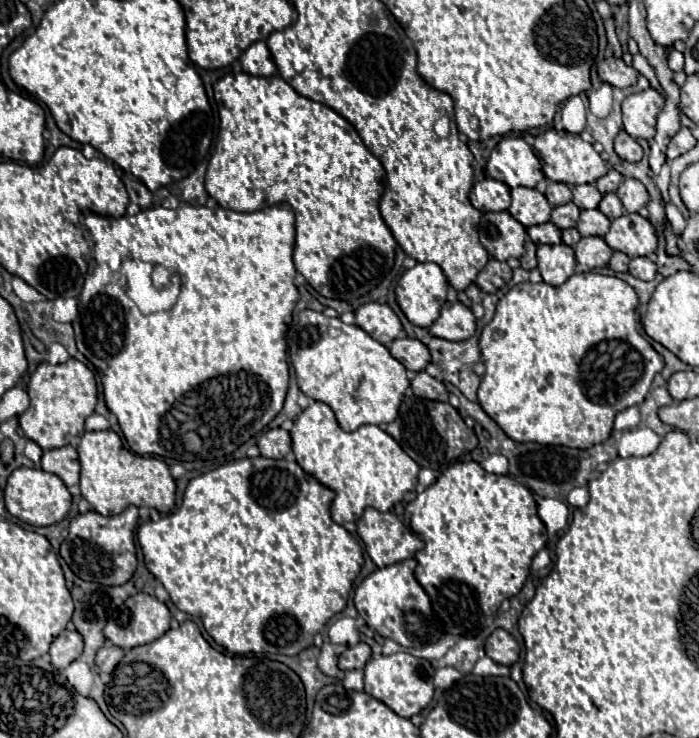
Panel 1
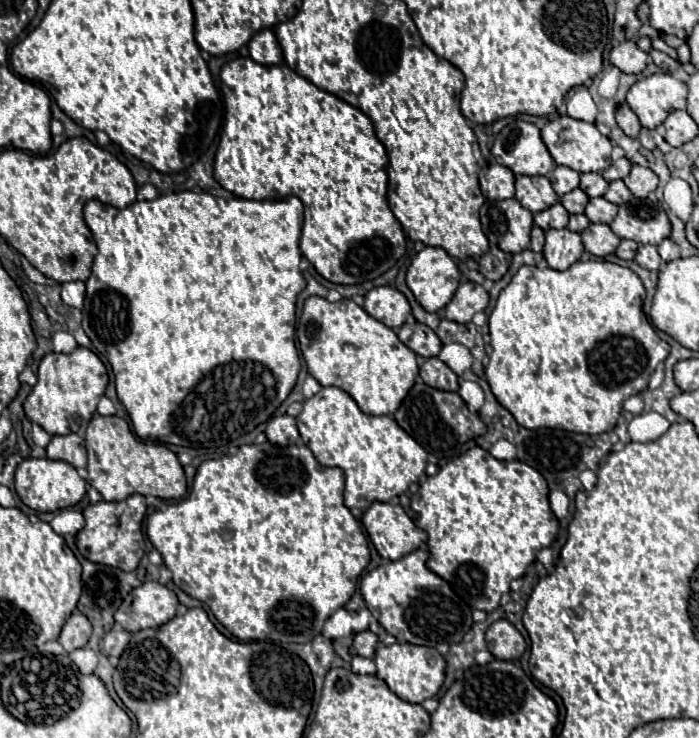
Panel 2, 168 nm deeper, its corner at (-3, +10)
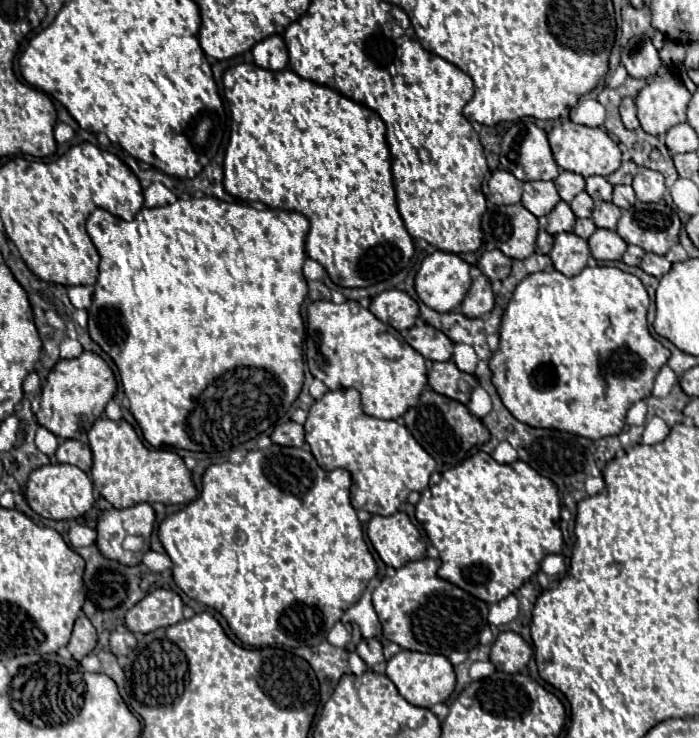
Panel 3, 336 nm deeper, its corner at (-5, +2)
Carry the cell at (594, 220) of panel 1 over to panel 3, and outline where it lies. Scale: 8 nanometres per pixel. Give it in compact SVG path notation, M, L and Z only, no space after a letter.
M598 202L598 204L594 206L592 222L594 222L598 228L614 230L618 218L620 218L620 208L614 206L612 202Z

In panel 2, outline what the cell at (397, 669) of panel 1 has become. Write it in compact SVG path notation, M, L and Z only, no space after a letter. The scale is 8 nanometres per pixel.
M380 644L374 660L378 666L376 676L382 678L388 684L388 688L406 702L420 704L426 698L434 698L446 678L446 662L436 648L414 644L392 644L392 646Z

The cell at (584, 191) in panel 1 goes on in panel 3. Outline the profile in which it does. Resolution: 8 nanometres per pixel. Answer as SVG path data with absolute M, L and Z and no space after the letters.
M588 176L586 192L592 196L594 202L610 202L612 200L612 184L602 176Z

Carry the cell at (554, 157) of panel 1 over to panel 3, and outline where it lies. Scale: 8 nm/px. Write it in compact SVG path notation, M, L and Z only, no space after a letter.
M564 120L560 124L556 124L550 132L548 132L548 140L550 140L550 148L554 154L554 160L560 168L576 172L584 178L588 176L610 176L612 172L616 172L620 168L620 148L616 142L612 142L612 138L606 134L606 130L602 128L590 128L590 126L580 126L574 124L570 120Z

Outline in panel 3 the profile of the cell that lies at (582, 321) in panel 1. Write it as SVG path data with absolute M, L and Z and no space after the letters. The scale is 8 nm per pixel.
M614 266L584 268L572 278L556 270L528 274L502 314L500 344L490 358L492 384L500 400L516 420L532 428L564 430L590 440L620 434L628 408L650 396L656 374L670 358L670 350L648 330L647 311L644 284Z

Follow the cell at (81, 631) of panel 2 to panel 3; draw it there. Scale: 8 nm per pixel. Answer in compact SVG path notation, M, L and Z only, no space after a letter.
M80 614L76 618L74 632L68 642L68 650L80 662L86 654L90 654L94 650L94 646L96 646L96 630L94 630L92 622L84 614Z

